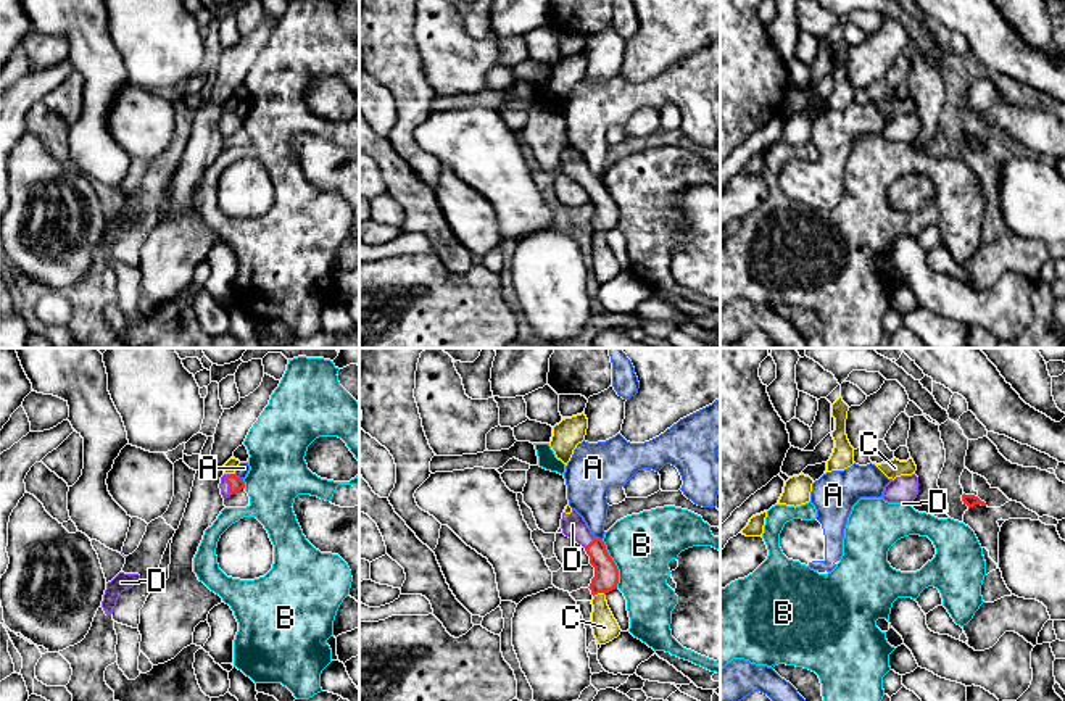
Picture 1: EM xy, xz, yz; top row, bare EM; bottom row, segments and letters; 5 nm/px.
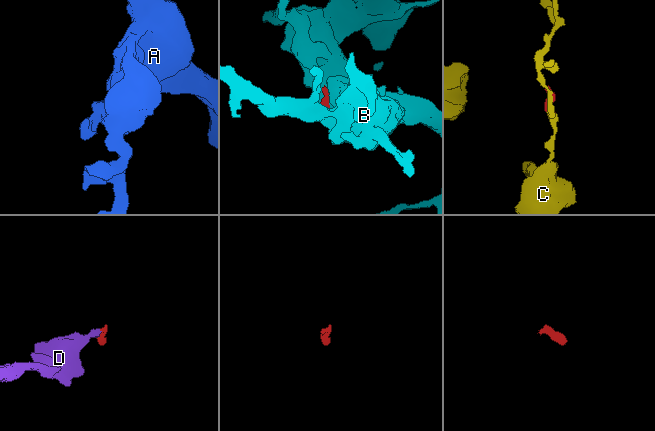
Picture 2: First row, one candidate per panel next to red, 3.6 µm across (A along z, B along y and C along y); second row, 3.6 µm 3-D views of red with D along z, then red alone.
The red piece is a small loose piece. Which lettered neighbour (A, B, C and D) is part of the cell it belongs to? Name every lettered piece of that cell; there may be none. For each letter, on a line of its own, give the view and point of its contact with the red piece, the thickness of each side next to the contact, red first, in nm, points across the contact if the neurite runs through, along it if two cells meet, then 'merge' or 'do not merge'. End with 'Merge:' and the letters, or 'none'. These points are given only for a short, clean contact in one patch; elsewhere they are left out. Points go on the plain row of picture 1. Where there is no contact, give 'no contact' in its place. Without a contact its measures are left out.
A: meets red in xy at (239, 116); 70 nm thick on the red side, 60 nm on the other; border along xy (234, 113), (242, 118); do not merge
B: meets red in xz at (614, 203); 130 nm thick on the red side, 320 nm on the other; do not merge
C: meets red in xz at (598, 231); 130 nm thick on the red side, 130 nm on the other; border along xz (605, 232), (593, 236); do not merge
D: meets red in xy at (229, 124); 70 nm thick on the red side, 50 nm on the other; runs through xy (236, 123), (229, 124), (224, 126); merge
Merge: D

